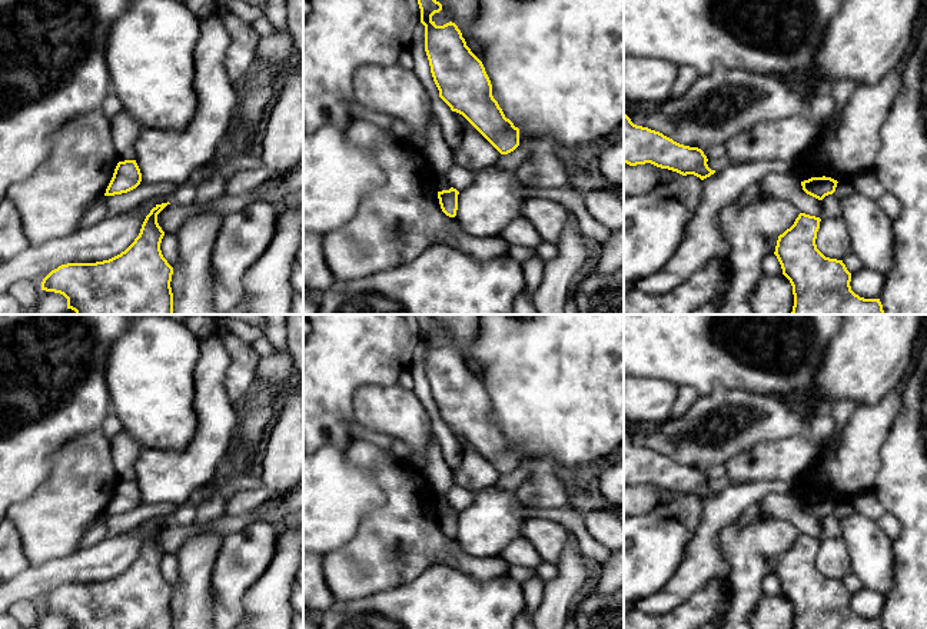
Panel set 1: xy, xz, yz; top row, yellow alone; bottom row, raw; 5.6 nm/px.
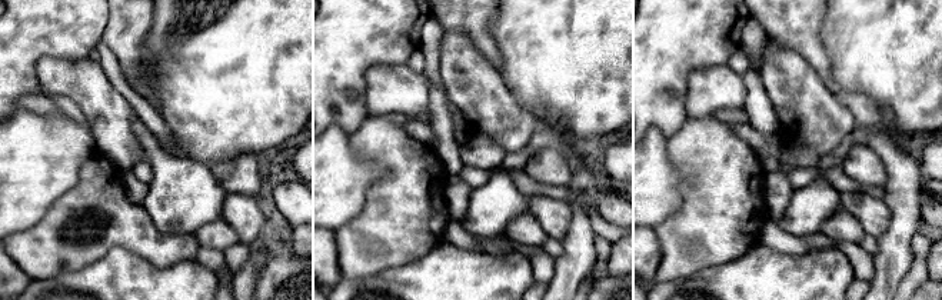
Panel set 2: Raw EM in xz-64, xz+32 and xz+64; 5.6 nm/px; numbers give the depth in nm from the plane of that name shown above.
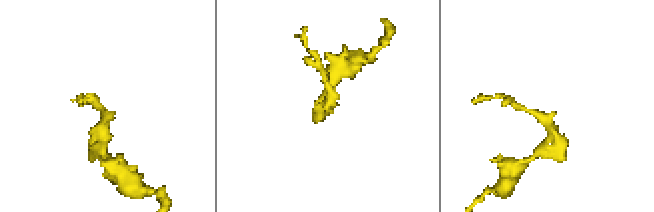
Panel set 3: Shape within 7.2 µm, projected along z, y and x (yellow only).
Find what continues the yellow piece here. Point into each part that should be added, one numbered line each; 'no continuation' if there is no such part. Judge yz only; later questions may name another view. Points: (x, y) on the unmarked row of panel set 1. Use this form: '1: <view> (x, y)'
no continuation

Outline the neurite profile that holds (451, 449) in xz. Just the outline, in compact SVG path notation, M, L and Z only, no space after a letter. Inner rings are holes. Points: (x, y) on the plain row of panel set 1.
M439 417L432 419L432 433L436 437L442 456L451 469L459 469L462 463L462 447L451 427Z

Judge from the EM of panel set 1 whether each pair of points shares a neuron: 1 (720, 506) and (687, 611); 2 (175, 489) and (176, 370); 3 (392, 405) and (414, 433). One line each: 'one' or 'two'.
1: two
2: two
3: one

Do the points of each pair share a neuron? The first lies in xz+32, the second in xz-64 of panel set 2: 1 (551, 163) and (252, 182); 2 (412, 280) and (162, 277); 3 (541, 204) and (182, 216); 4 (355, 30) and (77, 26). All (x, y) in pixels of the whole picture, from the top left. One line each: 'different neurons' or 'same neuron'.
1: same neuron
2: same neuron
3: different neurons
4: same neuron

